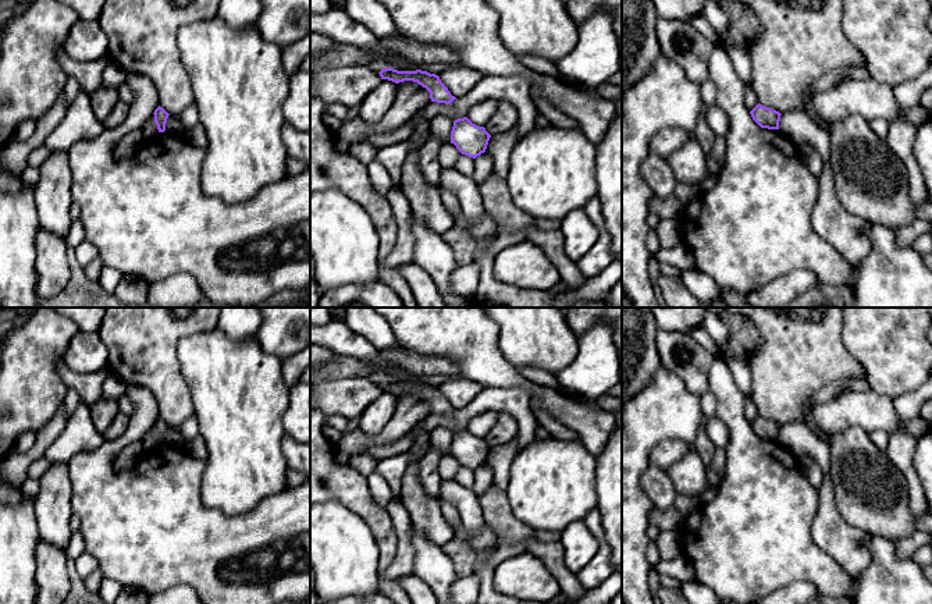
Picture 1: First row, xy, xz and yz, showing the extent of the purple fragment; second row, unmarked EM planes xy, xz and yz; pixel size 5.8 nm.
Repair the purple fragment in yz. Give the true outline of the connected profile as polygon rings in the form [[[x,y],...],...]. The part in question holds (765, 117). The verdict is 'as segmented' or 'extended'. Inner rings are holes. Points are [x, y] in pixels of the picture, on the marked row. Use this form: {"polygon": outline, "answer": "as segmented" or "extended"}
{"polygon": [[[757,104],[751,111],[750,111],[753,120],[761,127],[761,128],[768,128],[768,129],[779,129],[779,121],[780,121],[780,113],[765,107],[762,104]]], "answer": "as segmented"}

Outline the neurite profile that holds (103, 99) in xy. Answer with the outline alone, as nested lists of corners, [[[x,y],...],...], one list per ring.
[[[100,86],[90,95],[90,106],[95,116],[104,121],[118,102],[117,88]]]

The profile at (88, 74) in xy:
[[[60,49],[57,51],[57,63],[67,75],[74,77],[78,81],[79,89],[90,96],[102,86],[102,74],[109,65],[110,58],[104,56],[93,61],[81,63],[70,58],[63,49]]]

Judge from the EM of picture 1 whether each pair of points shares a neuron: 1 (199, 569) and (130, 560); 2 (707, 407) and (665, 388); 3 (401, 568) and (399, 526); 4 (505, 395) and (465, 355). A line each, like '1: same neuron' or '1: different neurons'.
1: same neuron
2: different neurons
3: same neuron
4: different neurons

